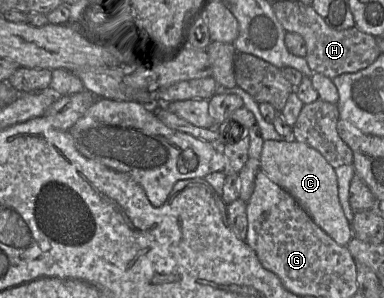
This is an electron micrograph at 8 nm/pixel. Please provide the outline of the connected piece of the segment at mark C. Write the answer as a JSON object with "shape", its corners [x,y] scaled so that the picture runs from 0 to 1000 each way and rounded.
{"shape":[[[688,470],[677,567],[708,611],[747,641],[859,799],[904,829],[919,799],[919,772],[883,674],[872,567],[826,503],[776,473]]]}

